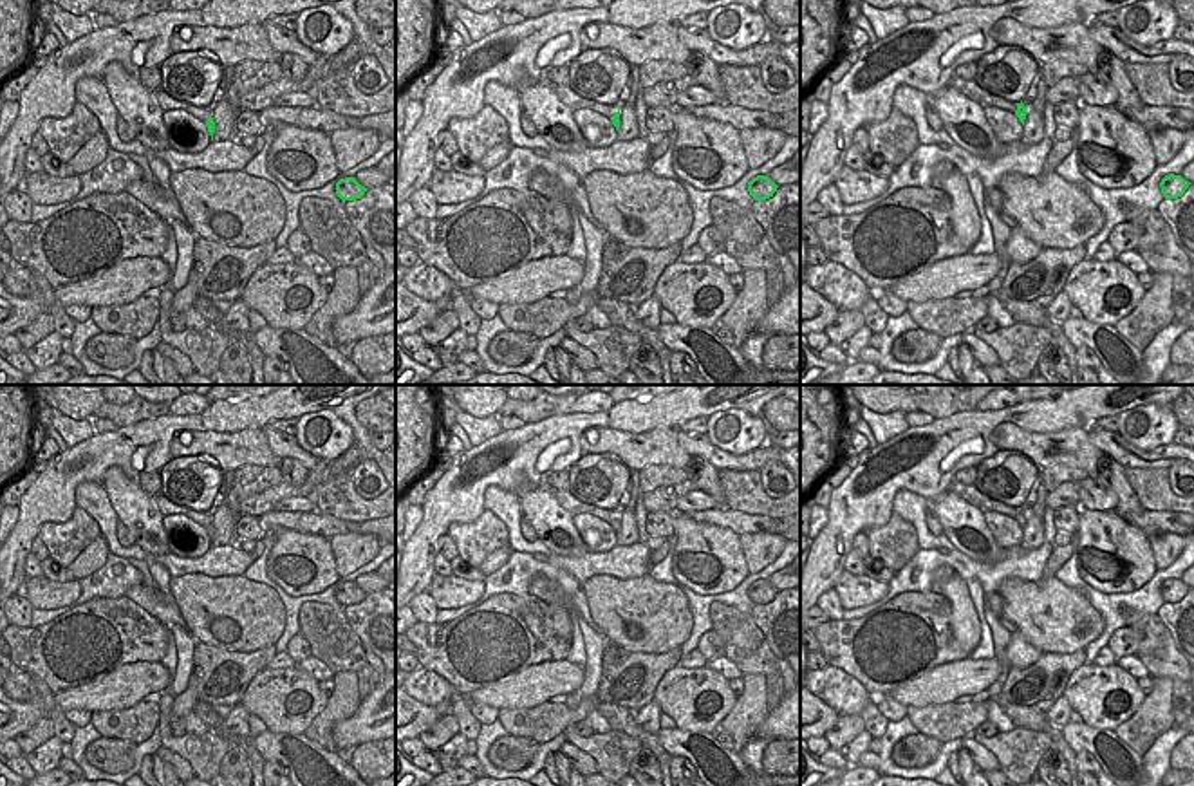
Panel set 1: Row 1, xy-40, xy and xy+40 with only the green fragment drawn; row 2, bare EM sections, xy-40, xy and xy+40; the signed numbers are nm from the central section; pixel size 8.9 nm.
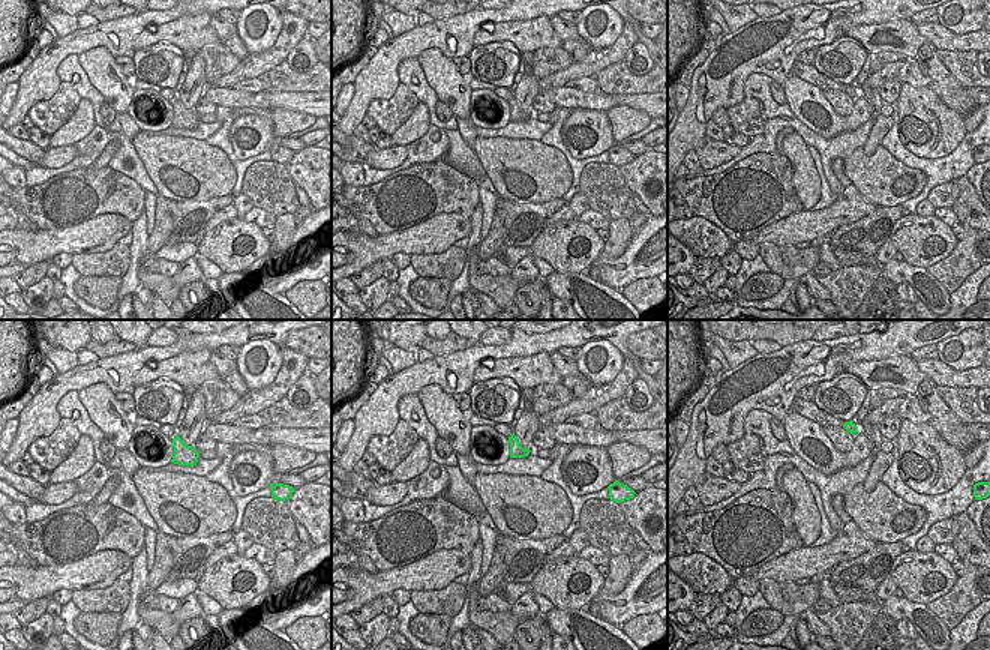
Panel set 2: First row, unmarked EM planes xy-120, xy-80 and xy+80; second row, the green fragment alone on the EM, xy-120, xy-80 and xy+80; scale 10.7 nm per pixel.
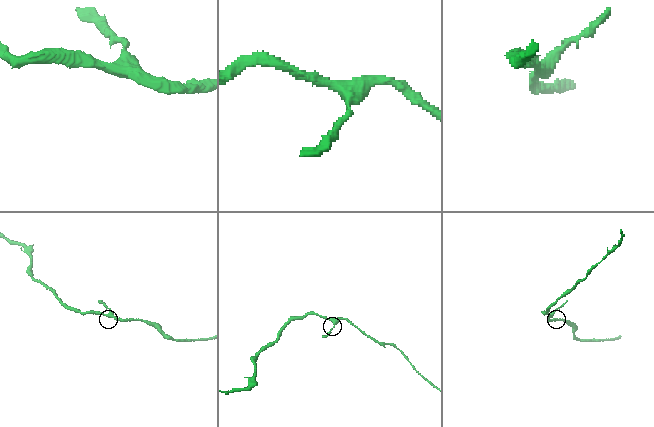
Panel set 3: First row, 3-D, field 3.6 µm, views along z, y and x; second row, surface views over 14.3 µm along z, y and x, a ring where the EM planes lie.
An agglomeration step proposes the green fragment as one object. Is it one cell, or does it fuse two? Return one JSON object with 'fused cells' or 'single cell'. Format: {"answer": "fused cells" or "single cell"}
{"answer": "single cell"}

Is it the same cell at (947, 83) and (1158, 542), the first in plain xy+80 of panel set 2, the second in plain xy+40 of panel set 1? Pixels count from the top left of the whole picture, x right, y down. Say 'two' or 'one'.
two

